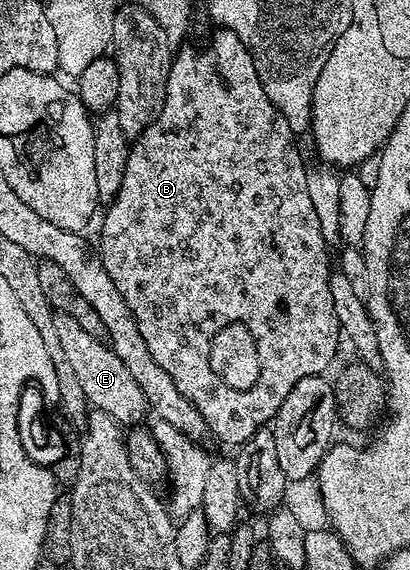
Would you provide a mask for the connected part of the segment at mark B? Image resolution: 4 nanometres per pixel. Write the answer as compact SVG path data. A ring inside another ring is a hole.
M218 28L215 31L202 47L182 44L173 51L170 70L167 72L163 110L150 126L144 128L141 135L133 139L124 168L124 180L120 180L120 192L105 207L102 235L98 242L96 238L96 249L104 260L104 269L112 276L117 291L127 300L153 359L172 376L180 392L199 410L200 416L209 426L209 433L218 437L224 445L239 448L257 430L273 423L276 412L280 412L280 404L284 404L288 392L292 392L292 388L296 388L296 384L300 384L304 376L327 373L330 361L340 354L340 343L336 308L332 308L331 251L320 230L319 217L312 208L311 197L308 196L308 166L302 163L302 154L294 143L297 142L296 135L292 128L288 128L288 120L284 120L276 104L268 100L264 84L260 84L260 76L256 76L254 57L240 40L240 36L236 36L231 30ZM230 318L242 318L242 322L246 322L246 326L254 330L254 338L258 338L258 354L262 354L262 378L258 378L258 386L254 386L250 394L234 394L234 390L226 390L226 386L222 386L222 382L218 382L218 378L210 374L210 366L206 366L206 346L210 346L210 334L214 334L214 330L218 330L222 322L230 322Z

